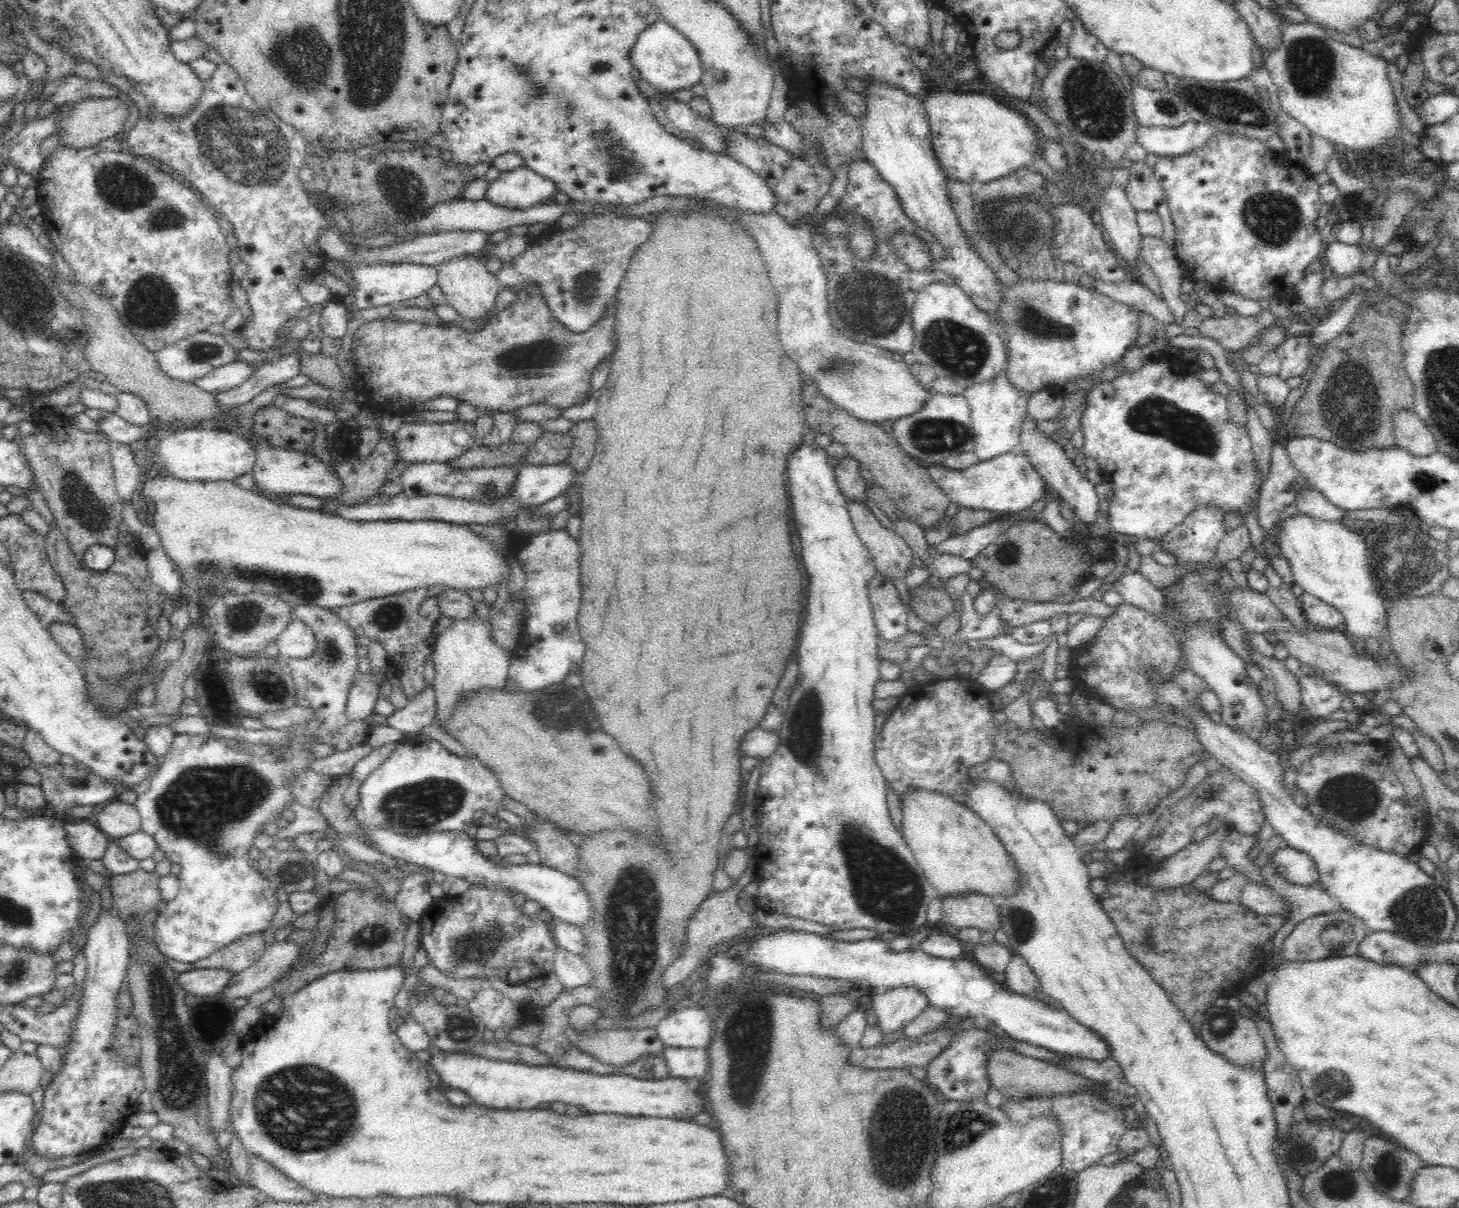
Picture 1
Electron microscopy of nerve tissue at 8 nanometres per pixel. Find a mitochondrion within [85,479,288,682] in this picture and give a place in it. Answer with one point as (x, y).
(242, 617)

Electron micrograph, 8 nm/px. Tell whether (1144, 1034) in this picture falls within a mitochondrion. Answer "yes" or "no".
no

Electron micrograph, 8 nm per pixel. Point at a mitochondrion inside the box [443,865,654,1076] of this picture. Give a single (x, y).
(468, 945)

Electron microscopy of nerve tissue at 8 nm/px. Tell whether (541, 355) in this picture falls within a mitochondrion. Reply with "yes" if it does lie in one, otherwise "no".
yes

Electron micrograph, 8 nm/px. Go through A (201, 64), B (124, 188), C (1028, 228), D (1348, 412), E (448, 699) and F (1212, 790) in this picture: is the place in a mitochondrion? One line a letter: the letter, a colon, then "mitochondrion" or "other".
A: other
B: mitochondrion
C: mitochondrion
D: mitochondrion
E: other
F: mitochondrion

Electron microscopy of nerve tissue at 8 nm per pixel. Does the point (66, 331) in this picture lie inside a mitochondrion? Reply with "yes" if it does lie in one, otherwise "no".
no

